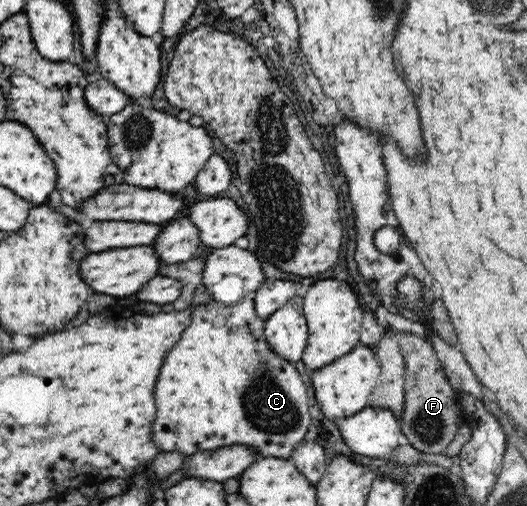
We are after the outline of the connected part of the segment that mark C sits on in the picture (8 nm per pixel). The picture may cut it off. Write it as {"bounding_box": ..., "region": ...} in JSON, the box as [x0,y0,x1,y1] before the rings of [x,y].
{"bounding_box":[150,293,310,458],"region":[[[255,293],[240,302],[224,305],[216,300],[191,309],[191,318],[178,342],[164,354],[154,384],[156,412],[152,418],[150,441],[159,452],[193,455],[232,444],[255,448],[262,457],[290,458],[292,449],[310,426],[308,390],[295,363],[276,354],[265,335],[266,320],[256,315]]]}

